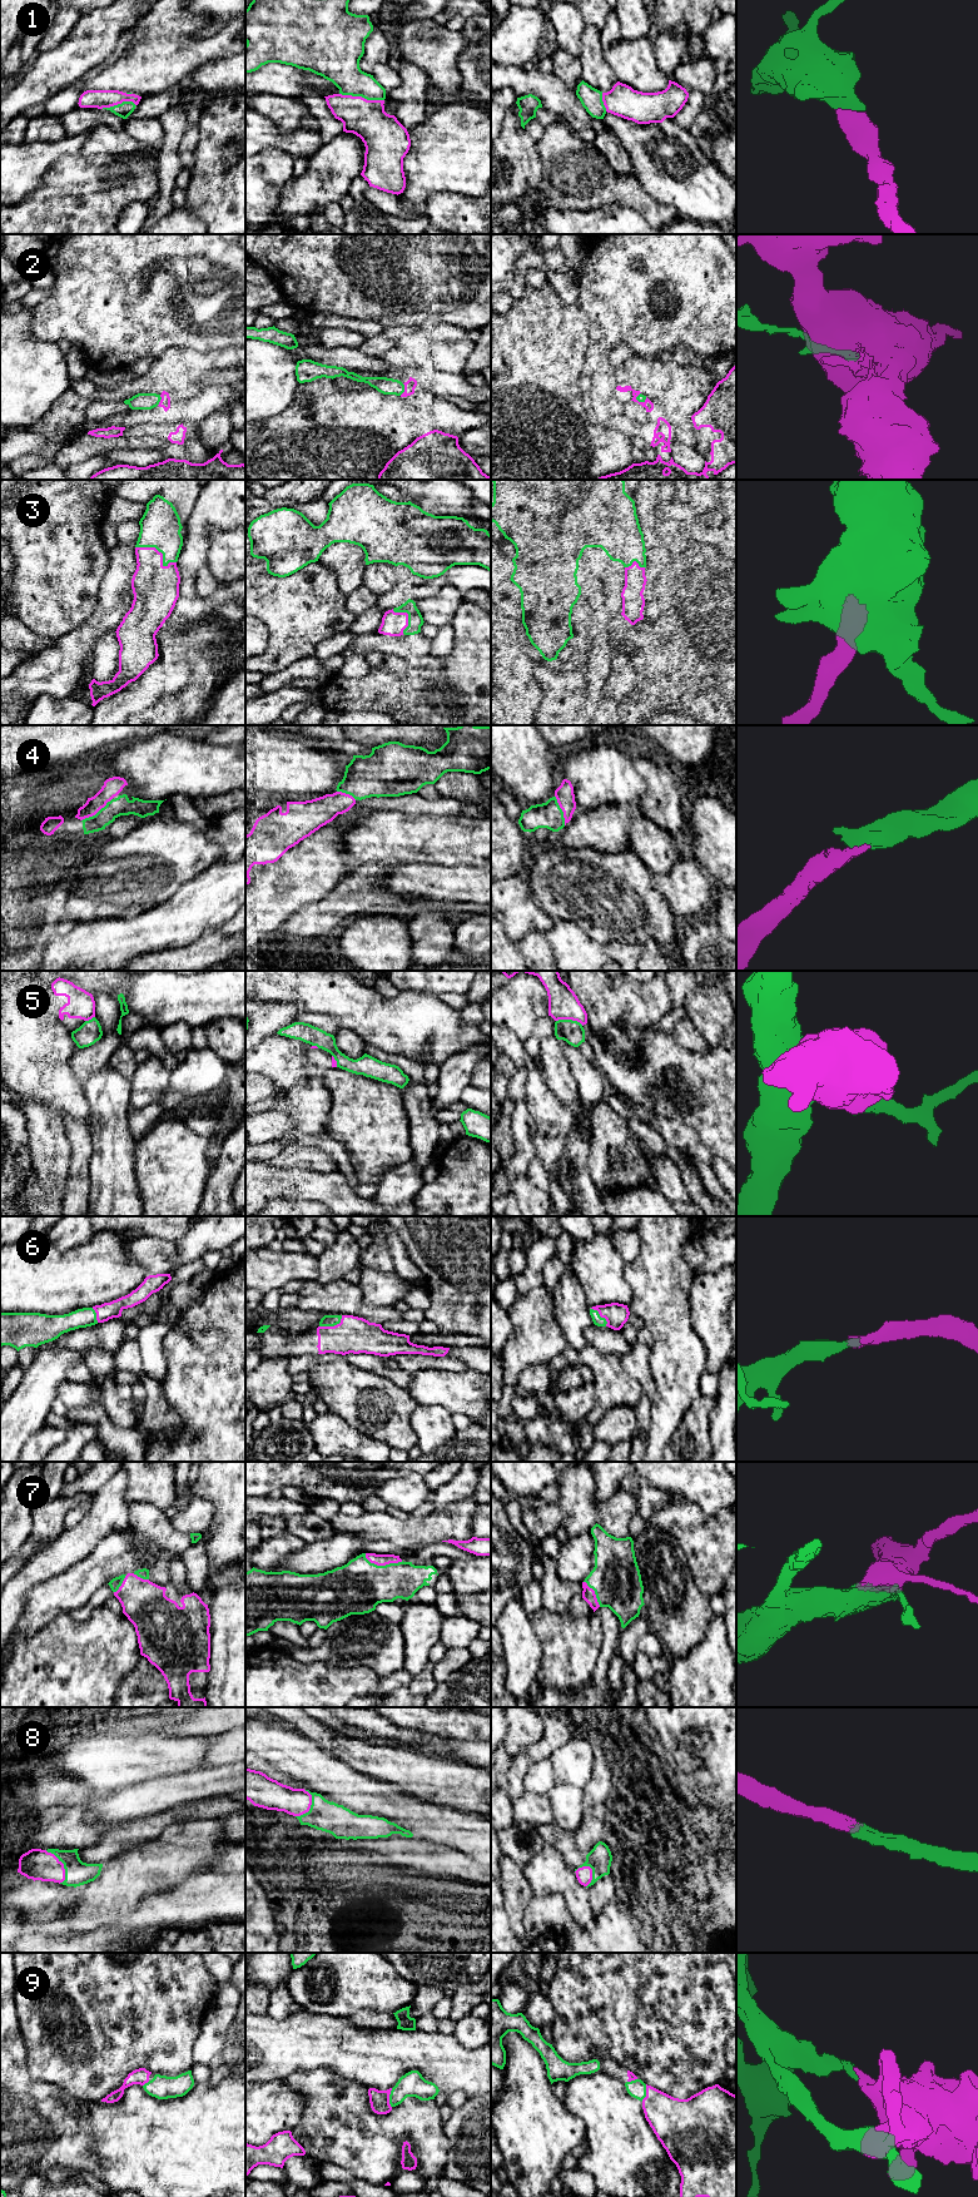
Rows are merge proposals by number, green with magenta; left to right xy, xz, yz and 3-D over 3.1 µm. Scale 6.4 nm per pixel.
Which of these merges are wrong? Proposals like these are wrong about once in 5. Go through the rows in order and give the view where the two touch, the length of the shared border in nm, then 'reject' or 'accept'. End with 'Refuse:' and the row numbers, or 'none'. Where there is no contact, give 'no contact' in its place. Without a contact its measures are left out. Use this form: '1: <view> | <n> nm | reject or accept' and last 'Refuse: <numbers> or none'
1: xz | 300 nm | accept
2: xz | 80 nm | reject
3: xy | 280 nm | accept
4: xy | 240 nm | accept
5: yz | 180 nm | reject
6: xz | 170 nm | accept
7: xz | 260 nm | accept
8: xy | 240 nm | accept
9: xz | 130 nm | accept
Refuse: 2, 5

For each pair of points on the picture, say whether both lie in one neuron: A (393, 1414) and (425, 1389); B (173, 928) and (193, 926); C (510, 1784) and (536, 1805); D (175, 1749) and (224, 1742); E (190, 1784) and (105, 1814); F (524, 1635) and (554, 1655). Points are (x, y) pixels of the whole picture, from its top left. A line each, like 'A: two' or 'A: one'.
A: two
B: one
C: two
D: two
E: one
F: two

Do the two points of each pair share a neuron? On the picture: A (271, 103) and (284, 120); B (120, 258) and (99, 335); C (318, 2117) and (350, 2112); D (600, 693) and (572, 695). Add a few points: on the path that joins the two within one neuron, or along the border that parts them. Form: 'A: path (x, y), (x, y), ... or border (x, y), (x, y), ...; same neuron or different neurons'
A: path (274, 107), (284, 117); same neuron
B: path (120, 277), (120, 297), (117, 316); same neuron
C: path (326, 2117), (342, 2112); same neuron
D: border (584, 672), (587, 679), (587, 697), (595, 707); different neurons

